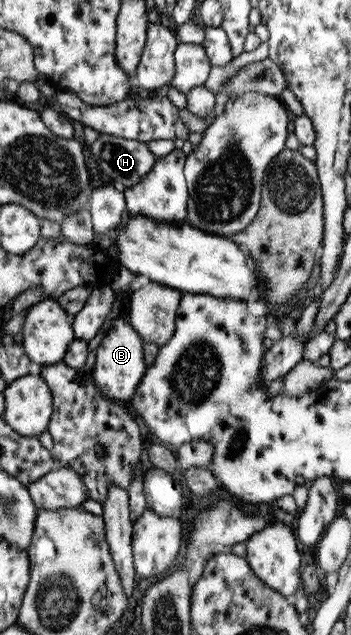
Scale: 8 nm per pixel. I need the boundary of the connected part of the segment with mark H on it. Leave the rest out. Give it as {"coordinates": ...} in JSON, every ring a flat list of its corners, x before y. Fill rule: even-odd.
{"coordinates":[[102,133,90,144,89,151,97,166,119,188,139,183,156,159,146,143]]}

